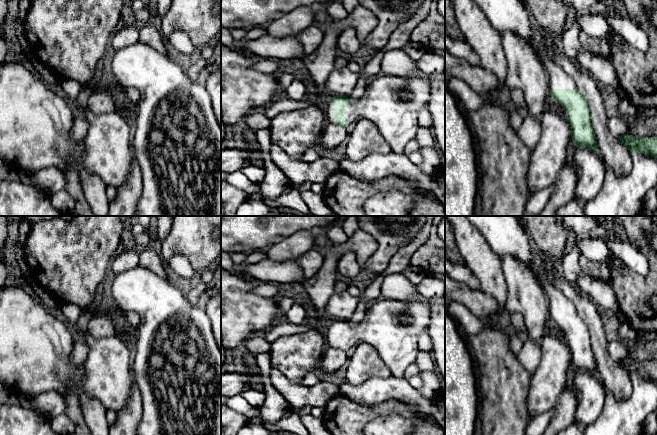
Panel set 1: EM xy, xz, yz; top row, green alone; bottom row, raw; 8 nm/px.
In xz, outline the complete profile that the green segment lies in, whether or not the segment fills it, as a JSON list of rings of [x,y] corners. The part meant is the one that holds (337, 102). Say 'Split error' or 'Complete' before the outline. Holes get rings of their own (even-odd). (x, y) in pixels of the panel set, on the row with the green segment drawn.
Split error. [[[384,75],[376,77],[367,84],[364,95],[351,102],[347,96],[334,96],[327,106],[327,123],[344,128],[356,119],[372,122],[391,147],[393,153],[404,153],[408,142],[416,138],[419,109],[431,99],[431,85],[428,78],[414,75],[412,78],[402,75]]]

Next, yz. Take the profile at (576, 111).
Split error. [[[474,0],[492,27],[500,34],[506,31],[532,45],[549,81],[549,95],[562,105],[564,116],[571,126],[574,146],[598,151],[586,100],[576,88],[574,79],[559,66],[551,54],[543,53],[536,44],[534,29],[527,9],[520,0]]]

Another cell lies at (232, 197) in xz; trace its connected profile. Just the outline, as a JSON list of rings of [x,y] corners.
[[[221,182],[221,202],[224,205],[225,216],[236,216],[239,207],[249,199],[249,195],[245,190],[227,182]]]

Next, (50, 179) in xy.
[[[46,167],[35,172],[18,171],[18,174],[23,183],[38,187],[51,195],[65,190],[65,174],[55,167]]]

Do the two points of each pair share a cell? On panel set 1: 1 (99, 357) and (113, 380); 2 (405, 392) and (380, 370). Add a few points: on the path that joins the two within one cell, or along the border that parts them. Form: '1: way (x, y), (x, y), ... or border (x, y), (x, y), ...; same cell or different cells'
1: way (105, 363), (108, 368), (108, 374); same cell
2: border (390, 375), (385, 377), (369, 377), (364, 382); different cells

